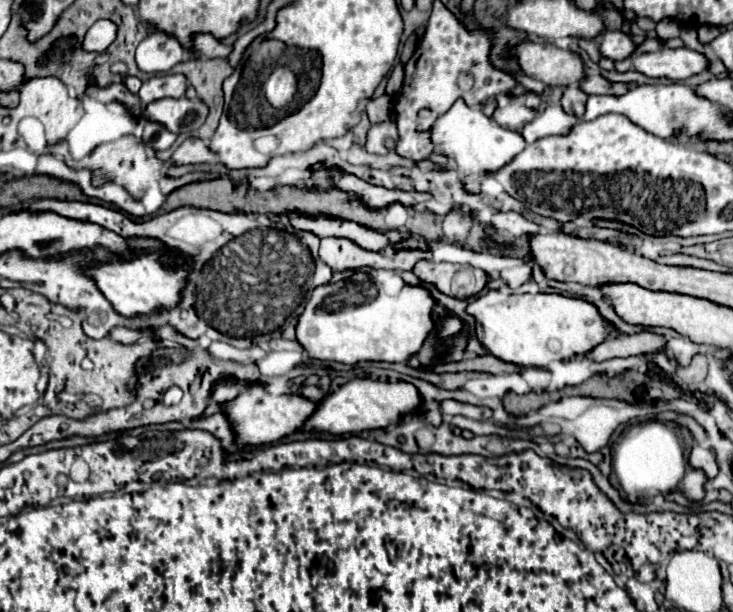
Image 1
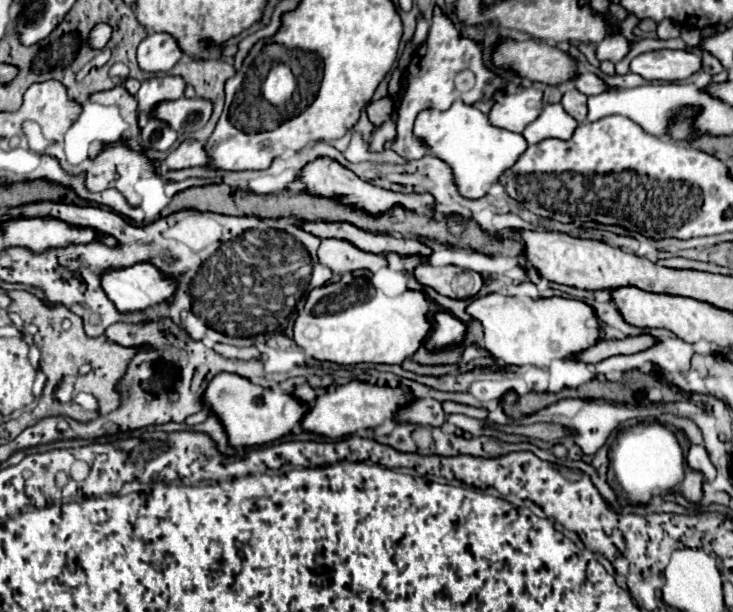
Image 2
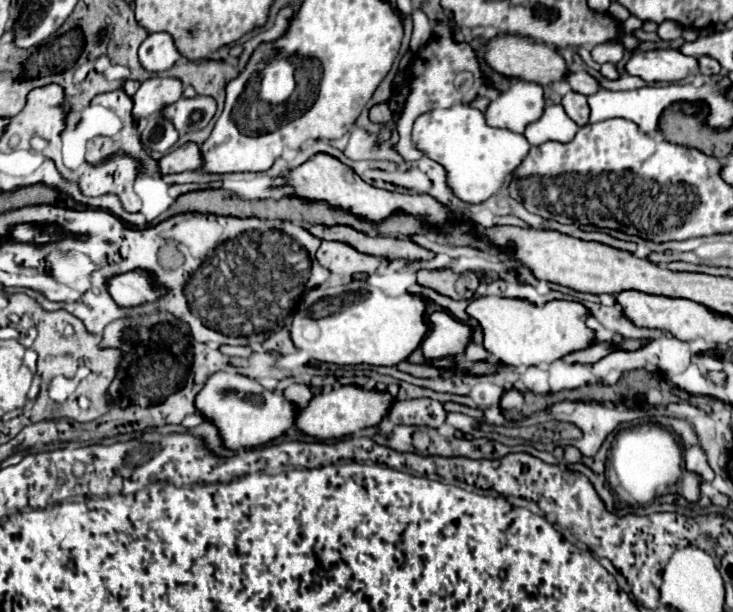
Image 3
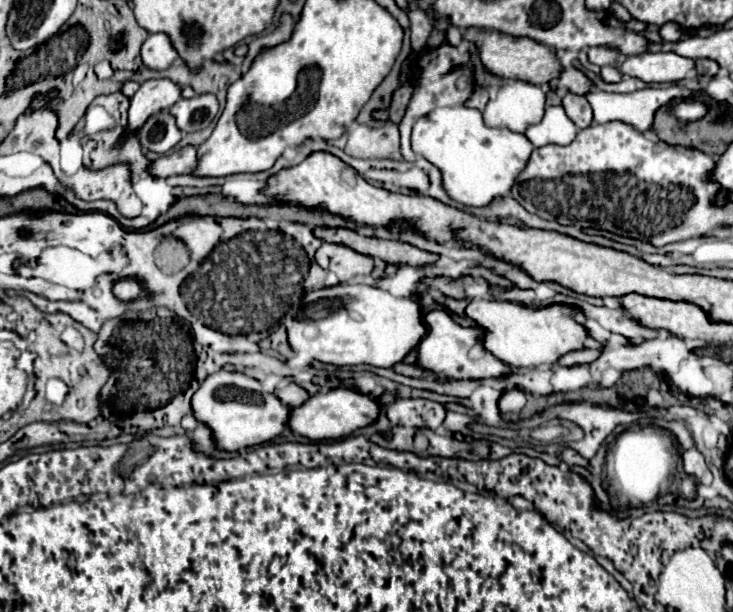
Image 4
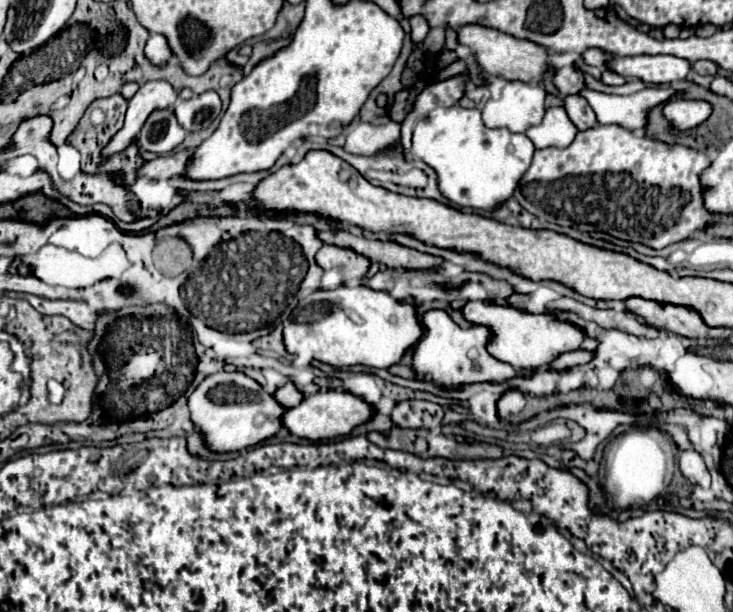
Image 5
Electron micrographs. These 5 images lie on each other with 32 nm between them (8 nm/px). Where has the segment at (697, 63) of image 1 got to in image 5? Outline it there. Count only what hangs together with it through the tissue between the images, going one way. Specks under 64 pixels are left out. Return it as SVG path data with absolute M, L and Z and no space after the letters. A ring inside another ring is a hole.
M626 56L606 60L606 68L626 78L640 78L652 84L672 84L688 78L688 60L676 56Z

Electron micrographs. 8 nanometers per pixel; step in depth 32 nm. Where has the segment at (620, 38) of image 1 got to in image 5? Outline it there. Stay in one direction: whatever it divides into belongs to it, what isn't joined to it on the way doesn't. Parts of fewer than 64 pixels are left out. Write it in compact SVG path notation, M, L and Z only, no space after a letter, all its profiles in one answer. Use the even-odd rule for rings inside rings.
M590 48L590 50L586 50L586 52L582 54L582 58L584 58L586 64L602 68L602 66L604 66L604 60L606 60L608 56L604 56L604 52L596 52L596 48Z

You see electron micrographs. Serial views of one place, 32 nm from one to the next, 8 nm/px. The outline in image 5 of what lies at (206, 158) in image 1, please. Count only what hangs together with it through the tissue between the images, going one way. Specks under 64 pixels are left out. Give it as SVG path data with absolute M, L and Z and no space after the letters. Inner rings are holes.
M180 150L180 152L170 154L170 156L158 156L150 162L144 162L138 168L136 178L168 180L174 176L180 176L180 172L184 172L184 160L188 160L188 156L192 156L190 150Z

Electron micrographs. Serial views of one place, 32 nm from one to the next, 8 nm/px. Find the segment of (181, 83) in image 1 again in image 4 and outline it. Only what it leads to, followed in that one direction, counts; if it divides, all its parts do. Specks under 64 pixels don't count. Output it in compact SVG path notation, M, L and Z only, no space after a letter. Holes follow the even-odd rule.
M148 80L140 86L140 90L130 98L128 110L128 126L122 134L122 142L140 130L148 116L172 108L180 98L180 88L170 80Z

